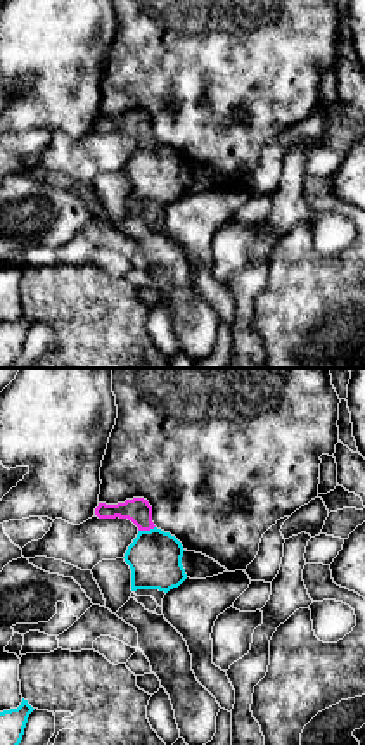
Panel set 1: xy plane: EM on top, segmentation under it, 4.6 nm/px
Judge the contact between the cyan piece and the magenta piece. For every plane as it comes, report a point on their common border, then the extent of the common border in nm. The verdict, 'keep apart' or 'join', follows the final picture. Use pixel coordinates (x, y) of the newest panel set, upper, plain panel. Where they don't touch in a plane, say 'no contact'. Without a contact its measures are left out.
contact (146, 144); length 80 nm

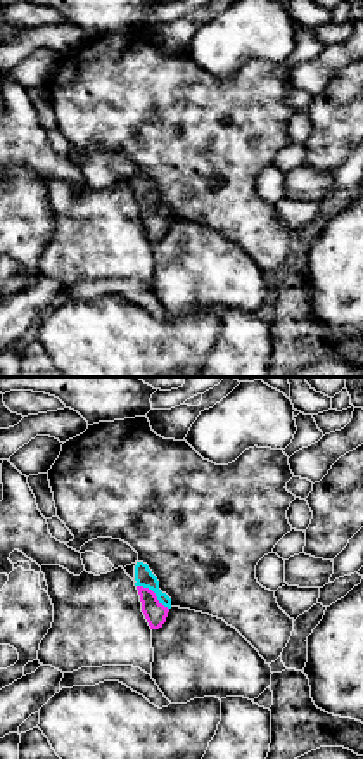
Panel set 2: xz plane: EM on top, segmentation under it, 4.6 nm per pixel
contact (154, 204); length 190 nm

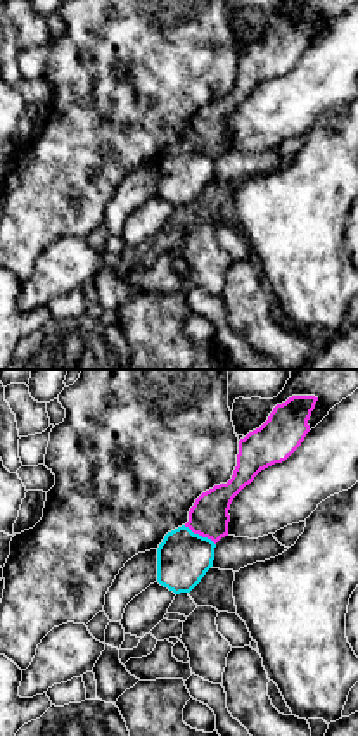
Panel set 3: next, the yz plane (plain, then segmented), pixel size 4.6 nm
contact (198, 147); length 180 nm

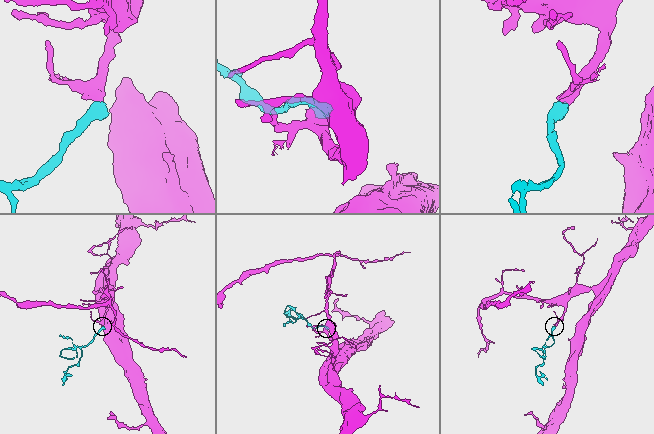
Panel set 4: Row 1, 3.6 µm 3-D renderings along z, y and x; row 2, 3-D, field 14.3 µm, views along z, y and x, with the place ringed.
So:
join

